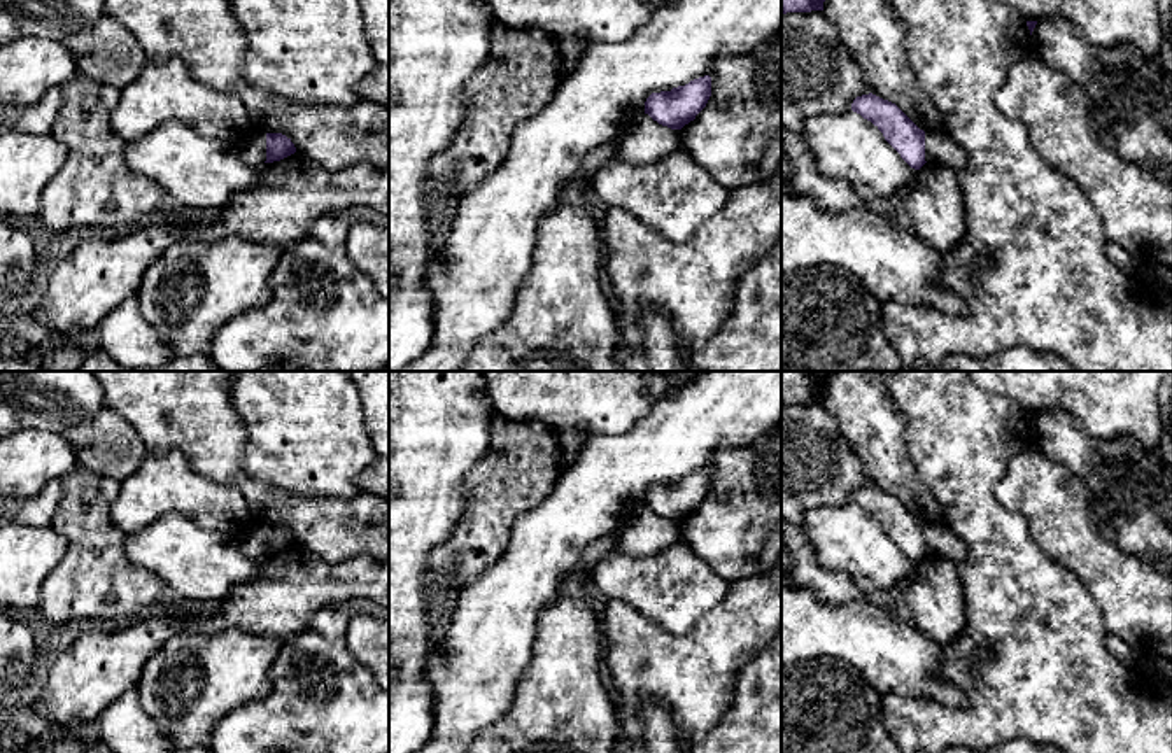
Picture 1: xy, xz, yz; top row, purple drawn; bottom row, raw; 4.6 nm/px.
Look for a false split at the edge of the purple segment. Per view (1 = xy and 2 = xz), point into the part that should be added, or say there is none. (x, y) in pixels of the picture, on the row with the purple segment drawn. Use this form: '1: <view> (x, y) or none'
1: none
2: none

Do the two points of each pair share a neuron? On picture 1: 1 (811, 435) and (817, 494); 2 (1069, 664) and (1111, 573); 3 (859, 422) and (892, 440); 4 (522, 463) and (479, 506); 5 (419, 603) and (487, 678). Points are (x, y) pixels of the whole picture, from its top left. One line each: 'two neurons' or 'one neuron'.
1: one neuron
2: two neurons
3: one neuron
4: one neuron
5: two neurons

